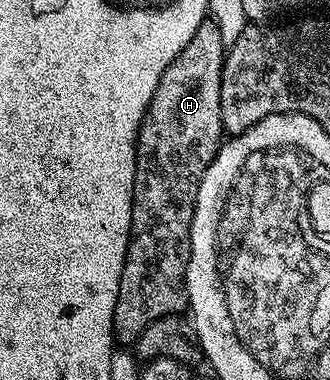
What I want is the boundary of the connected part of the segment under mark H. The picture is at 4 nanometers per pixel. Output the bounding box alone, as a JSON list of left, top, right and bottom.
[113,20,225,344]

